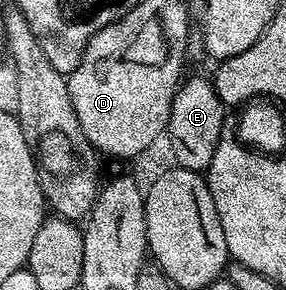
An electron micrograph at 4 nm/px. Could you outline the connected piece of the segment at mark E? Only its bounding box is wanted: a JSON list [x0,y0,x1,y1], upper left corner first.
[166,77,228,172]

